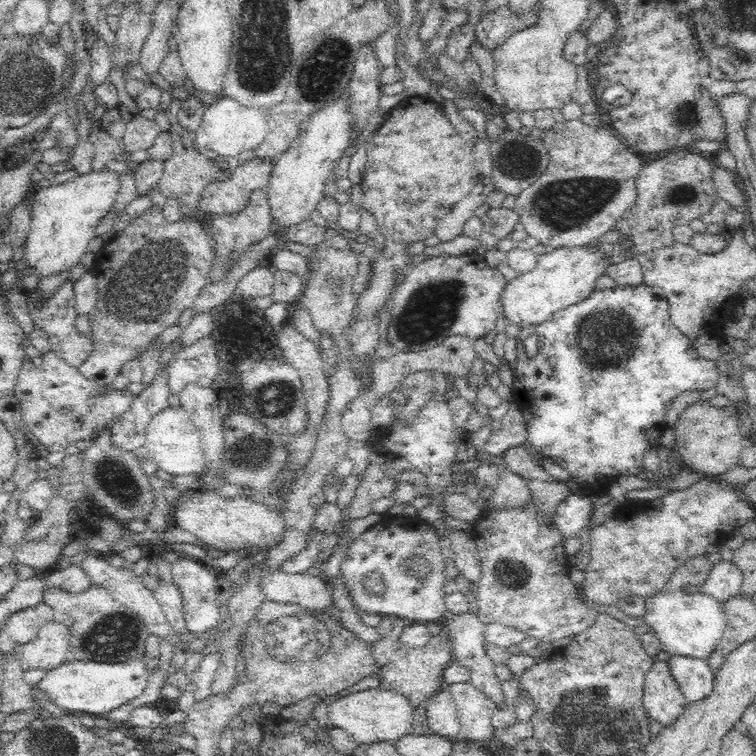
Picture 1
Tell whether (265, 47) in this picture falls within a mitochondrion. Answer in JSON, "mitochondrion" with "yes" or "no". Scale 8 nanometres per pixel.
{"mitochondrion":"yes"}

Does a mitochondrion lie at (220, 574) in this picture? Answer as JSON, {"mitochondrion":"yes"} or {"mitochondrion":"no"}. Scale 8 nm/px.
{"mitochondrion":"no"}

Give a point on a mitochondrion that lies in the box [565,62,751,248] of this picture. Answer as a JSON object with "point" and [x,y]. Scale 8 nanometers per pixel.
{"point":[685,117]}

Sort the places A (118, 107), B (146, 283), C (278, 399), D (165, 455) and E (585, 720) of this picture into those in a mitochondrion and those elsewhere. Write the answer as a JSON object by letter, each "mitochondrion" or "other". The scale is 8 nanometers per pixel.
{"A":"other","B":"mitochondrion","C":"mitochondrion","D":"other","E":"mitochondrion"}

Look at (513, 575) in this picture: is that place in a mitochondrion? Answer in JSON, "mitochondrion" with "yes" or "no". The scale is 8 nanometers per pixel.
{"mitochondrion":"yes"}

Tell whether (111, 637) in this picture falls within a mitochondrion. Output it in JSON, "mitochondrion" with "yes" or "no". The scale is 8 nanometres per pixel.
{"mitochondrion":"yes"}

